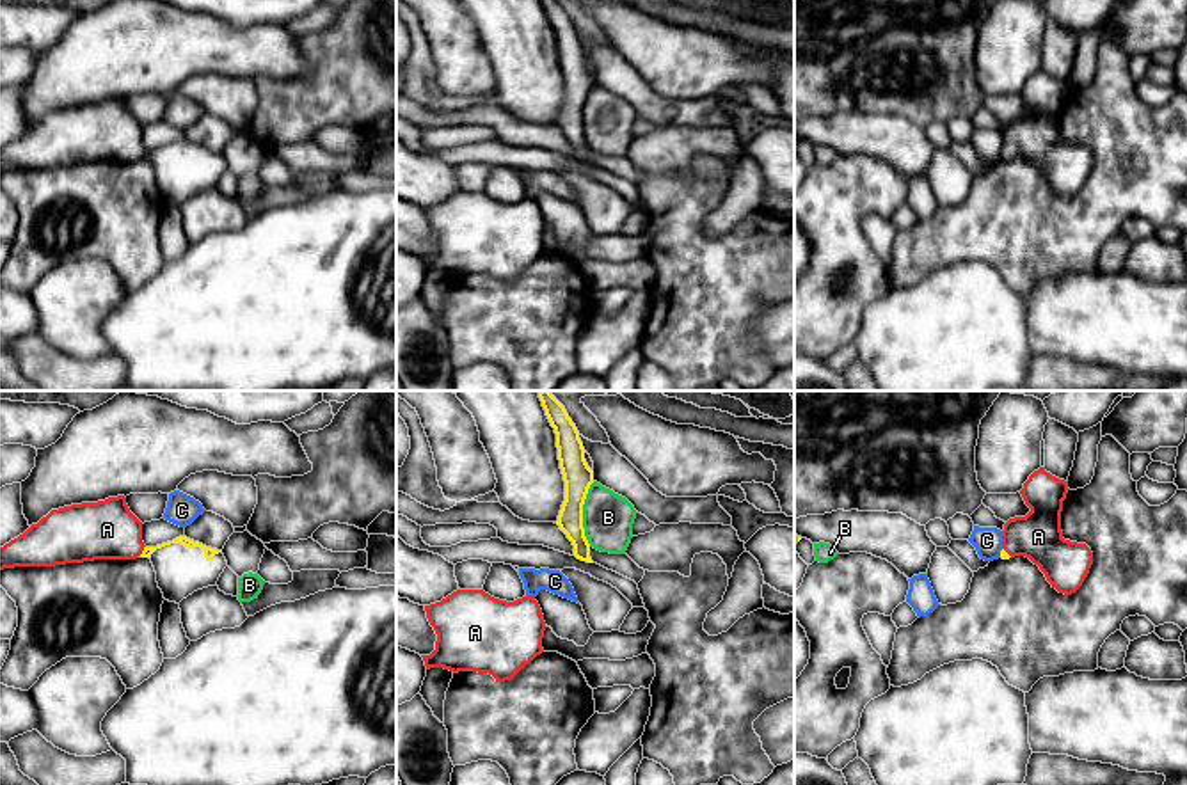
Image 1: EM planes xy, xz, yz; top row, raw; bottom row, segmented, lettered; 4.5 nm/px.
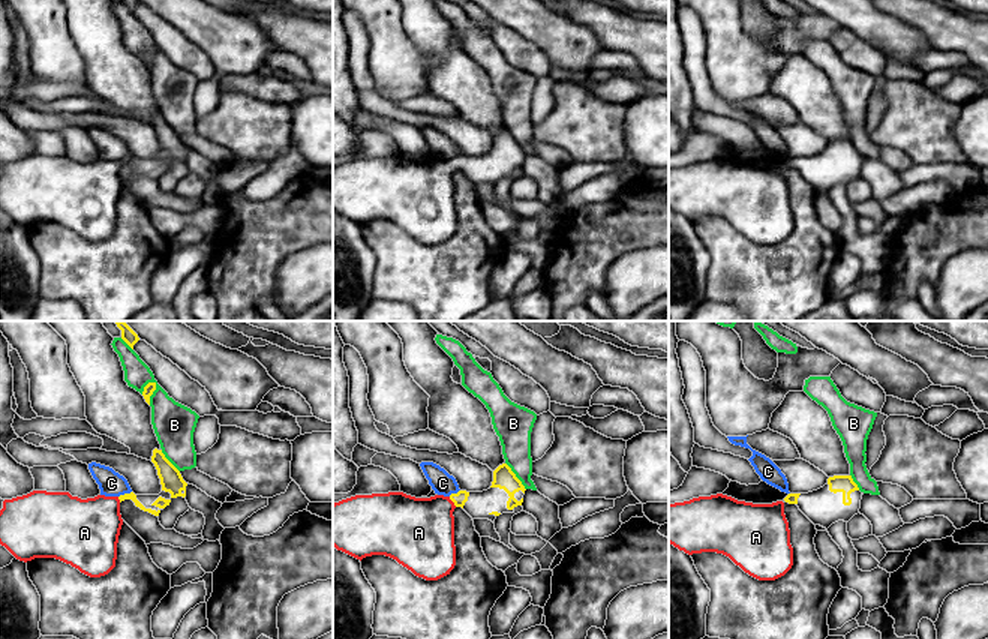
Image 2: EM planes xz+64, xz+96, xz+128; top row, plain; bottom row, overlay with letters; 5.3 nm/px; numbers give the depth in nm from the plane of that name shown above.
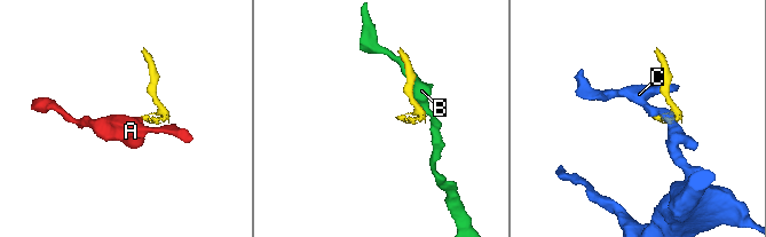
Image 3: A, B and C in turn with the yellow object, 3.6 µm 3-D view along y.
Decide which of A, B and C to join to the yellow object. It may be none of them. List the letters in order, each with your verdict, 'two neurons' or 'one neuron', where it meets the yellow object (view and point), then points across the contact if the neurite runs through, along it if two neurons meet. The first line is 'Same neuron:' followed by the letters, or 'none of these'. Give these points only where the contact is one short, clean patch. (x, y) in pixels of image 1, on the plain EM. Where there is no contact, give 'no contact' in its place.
Same neuron: A
A: one neuron; contact xy (143, 153); way xy (183, 142), (173, 142), (143, 153), (128, 148), (107, 132)
B: two neurons; contact xz (581, 116)
C: two neurons; contact yz (1001, 155); border yz (1003, 151), (999, 158)

